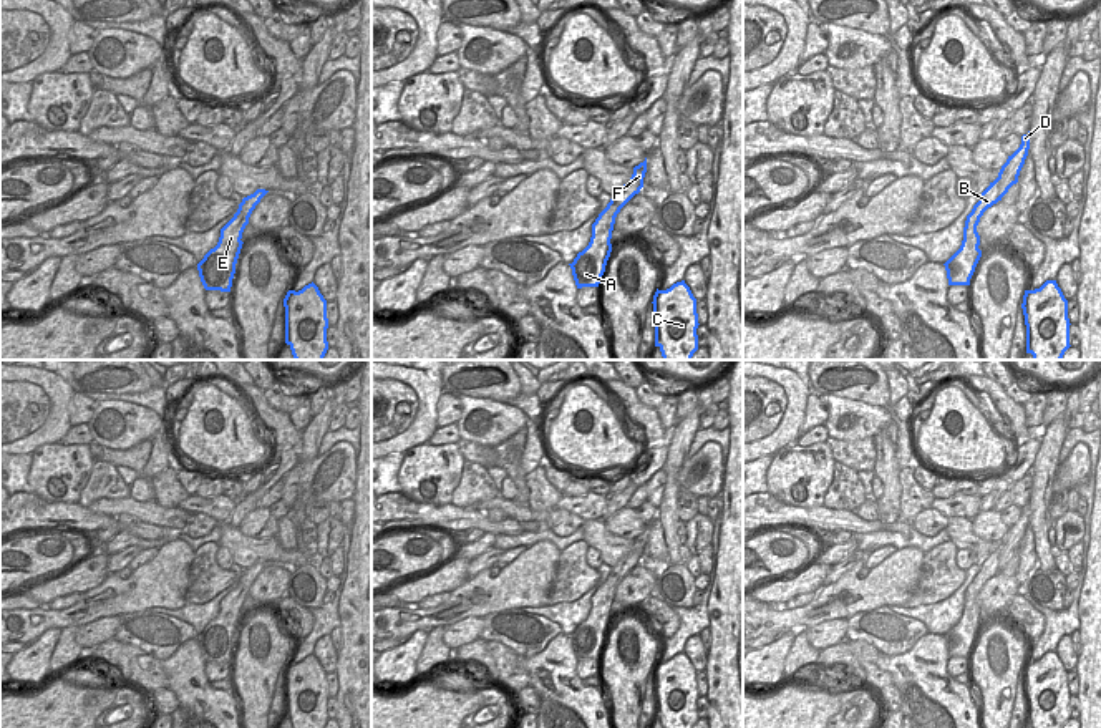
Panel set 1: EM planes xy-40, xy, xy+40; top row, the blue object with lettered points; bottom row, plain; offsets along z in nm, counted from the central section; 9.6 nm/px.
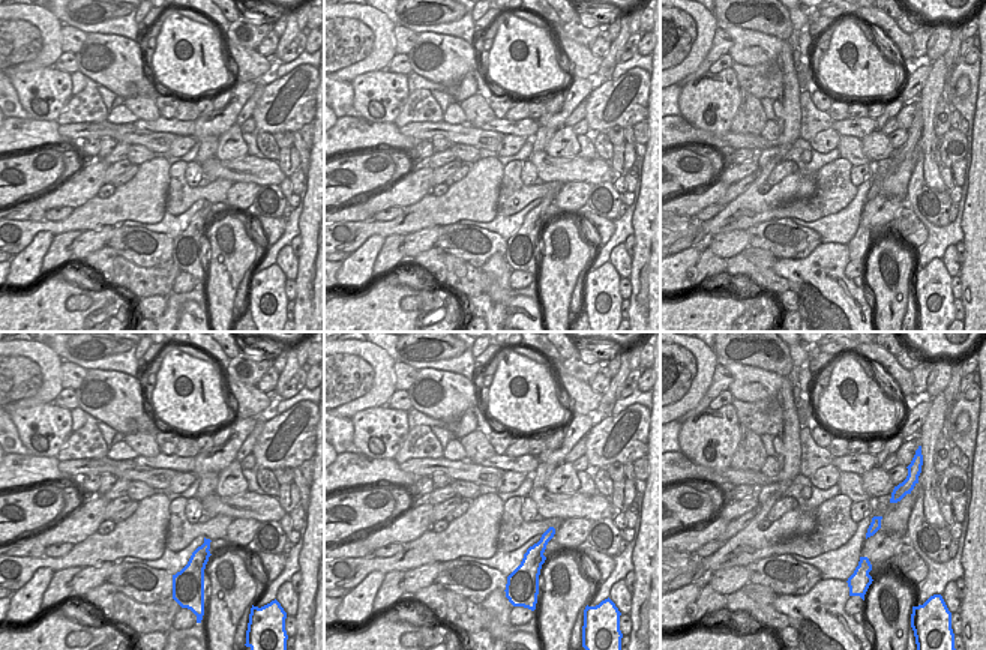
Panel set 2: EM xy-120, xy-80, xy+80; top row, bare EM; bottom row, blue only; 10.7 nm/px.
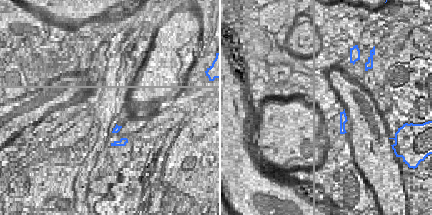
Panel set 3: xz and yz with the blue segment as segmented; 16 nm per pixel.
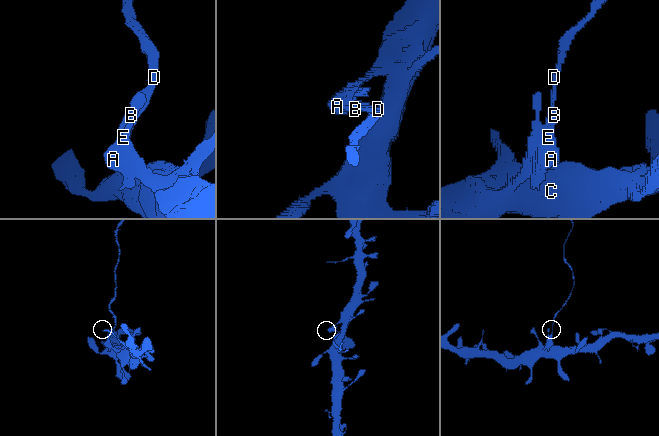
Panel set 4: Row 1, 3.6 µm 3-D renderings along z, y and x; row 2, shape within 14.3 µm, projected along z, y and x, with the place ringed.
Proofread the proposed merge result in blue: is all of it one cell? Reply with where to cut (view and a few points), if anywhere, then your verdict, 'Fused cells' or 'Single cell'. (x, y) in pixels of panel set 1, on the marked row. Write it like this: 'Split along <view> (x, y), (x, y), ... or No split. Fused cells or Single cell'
Split along xy+40 (999, 174), (999, 189), (1005, 193). Fused cells.

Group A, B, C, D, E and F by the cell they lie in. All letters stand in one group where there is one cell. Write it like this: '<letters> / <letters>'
A B C E / D F

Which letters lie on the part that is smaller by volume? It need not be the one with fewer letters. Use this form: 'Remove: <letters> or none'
Remove: D, F

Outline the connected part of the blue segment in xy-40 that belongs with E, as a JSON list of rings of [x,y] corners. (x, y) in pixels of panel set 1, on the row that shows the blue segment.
[[[254,192],[242,199],[234,217],[221,229],[219,242],[197,264],[199,277],[206,290],[230,292],[235,264],[242,249],[242,232],[260,199],[267,194]]]

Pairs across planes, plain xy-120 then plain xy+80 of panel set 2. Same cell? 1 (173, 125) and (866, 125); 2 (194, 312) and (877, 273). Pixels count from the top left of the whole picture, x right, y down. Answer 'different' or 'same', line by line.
1: same
2: different

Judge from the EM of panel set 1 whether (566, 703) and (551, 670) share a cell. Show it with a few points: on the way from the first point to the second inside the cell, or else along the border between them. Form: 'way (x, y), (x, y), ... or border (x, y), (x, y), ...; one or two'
way (562, 695), (554, 679); one

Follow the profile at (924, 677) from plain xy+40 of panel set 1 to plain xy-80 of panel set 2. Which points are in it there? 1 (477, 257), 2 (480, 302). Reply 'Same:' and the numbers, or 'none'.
Same: none

